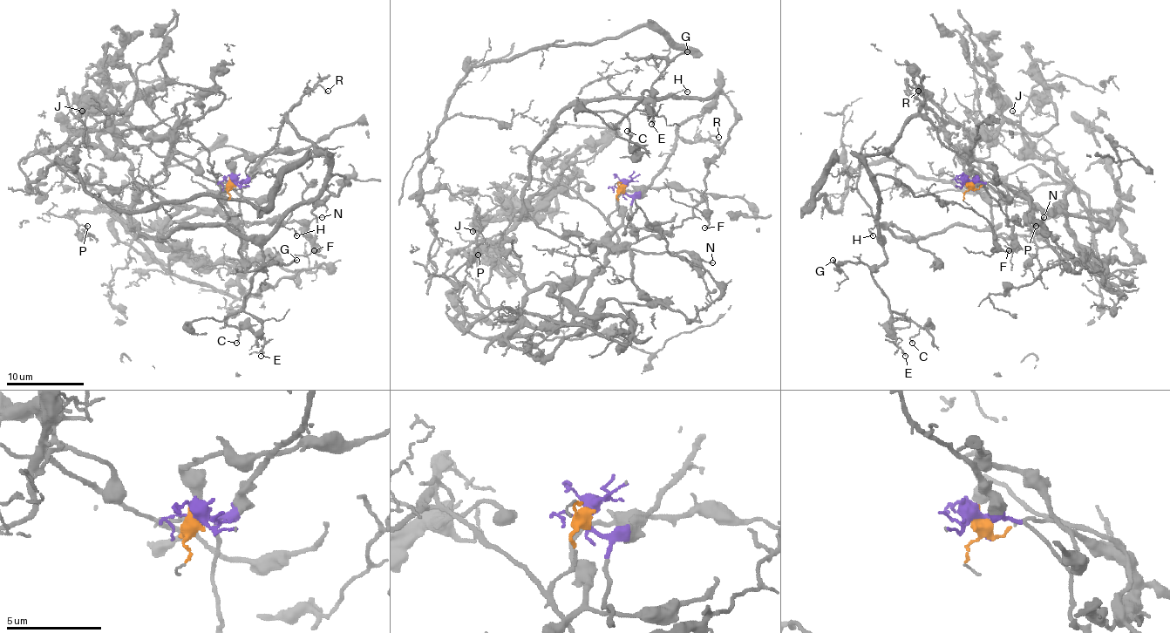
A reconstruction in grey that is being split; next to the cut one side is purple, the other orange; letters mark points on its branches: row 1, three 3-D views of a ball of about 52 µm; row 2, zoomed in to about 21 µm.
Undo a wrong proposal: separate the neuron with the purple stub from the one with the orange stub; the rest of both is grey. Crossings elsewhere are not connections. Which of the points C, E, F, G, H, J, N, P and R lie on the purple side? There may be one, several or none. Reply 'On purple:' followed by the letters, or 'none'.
On purple: C, E, F, G, H, R

